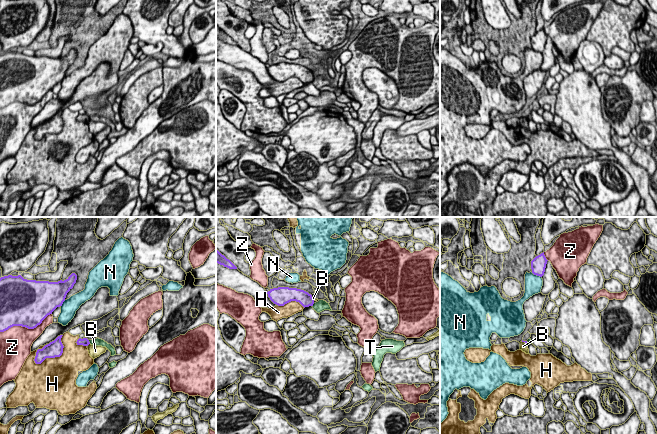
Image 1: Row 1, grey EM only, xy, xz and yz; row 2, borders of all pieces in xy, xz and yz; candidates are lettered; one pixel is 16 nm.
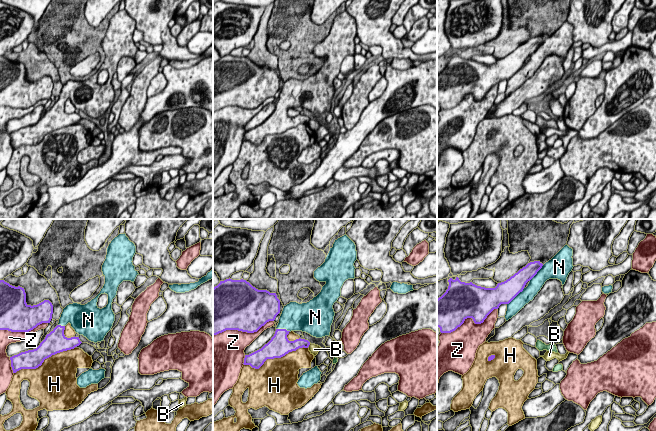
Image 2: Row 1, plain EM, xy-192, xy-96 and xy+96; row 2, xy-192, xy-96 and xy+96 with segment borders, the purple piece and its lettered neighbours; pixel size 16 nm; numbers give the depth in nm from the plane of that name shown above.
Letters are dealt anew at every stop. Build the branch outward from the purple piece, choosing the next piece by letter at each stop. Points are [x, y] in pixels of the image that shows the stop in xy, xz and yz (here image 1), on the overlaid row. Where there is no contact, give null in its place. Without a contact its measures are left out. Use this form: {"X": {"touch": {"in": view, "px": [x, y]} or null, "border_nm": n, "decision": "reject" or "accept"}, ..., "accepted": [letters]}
{"B": {"touch": {"in": "xy", "px": [88, 344]}, "border_nm": 60, "decision": "reject"}, "H": {"touch": {"in": "xy", "px": [57, 356]}, "border_nm": 650, "decision": "reject"}, "N": {"touch": {"in": "yz", "px": [536, 274]}, "border_nm": 190, "decision": "accept"}, "T": {"touch": {"in": "xy", "px": [89, 342]}, "border_nm": 70, "decision": "reject"}, "Z": {"touch": {"in": "xy", "px": [25, 326]}, "border_nm": 900, "decision": "reject"}, "accepted": ["N"]}

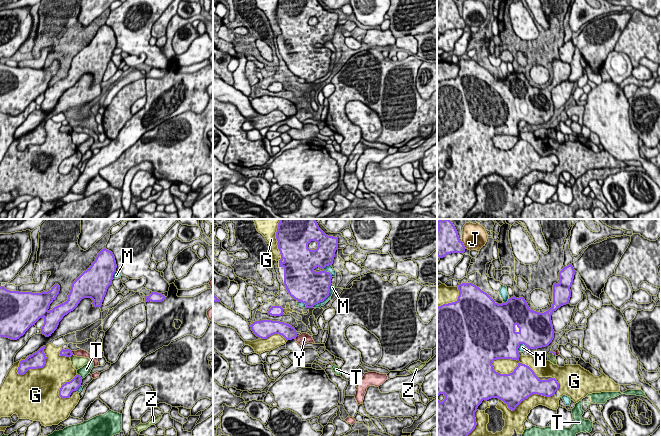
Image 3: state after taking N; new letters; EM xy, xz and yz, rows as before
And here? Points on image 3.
{"G": {"touch": {"in": "yz", "px": [513, 359]}, "border_nm": 700, "decision": "reject"}, "J": {"touch": {"in": "yz", "px": [463, 245]}, "border_nm": 150, "decision": "reject"}, "M": {"touch": {"in": "xz", "px": [325, 298]}, "border_nm": 500, "decision": "reject"}, "T": {"touch": {"in": "xy", "px": [80, 376]}, "border_nm": 130, "decision": "reject"}, "Y": {"touch": {"in": "xy", "px": [72, 353]}, "border_nm": 70, "decision": "reject"}, "Z": {"touch": {"in": "xy", "px": [71, 355]}, "border_nm": 60, "decision": "reject"}, "accepted": []}

